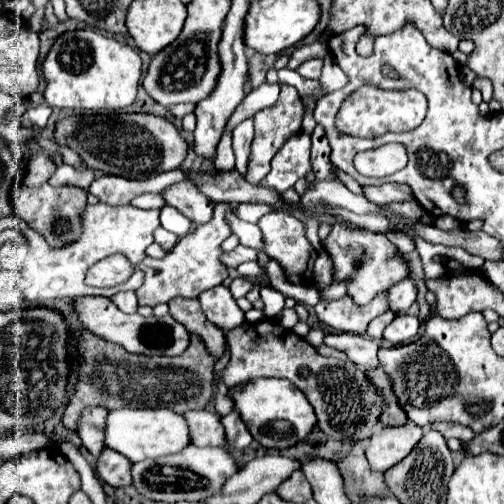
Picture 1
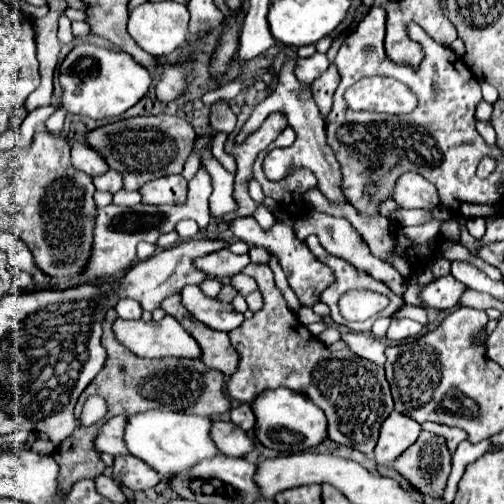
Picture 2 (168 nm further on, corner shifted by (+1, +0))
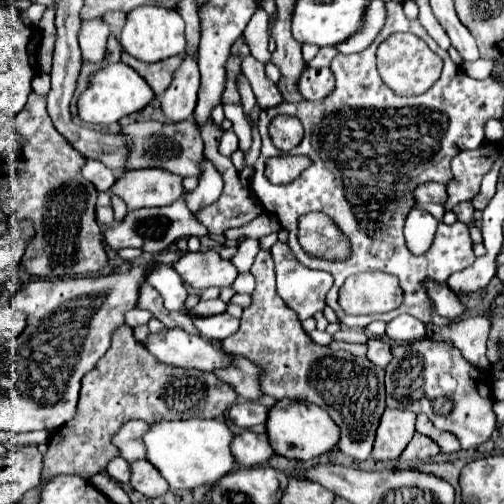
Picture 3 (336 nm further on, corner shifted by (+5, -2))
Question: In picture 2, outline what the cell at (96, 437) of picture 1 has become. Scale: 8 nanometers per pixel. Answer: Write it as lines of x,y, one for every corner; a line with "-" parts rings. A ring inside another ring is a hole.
115,416
107,420
99,430
99,438
95,440
97,450
113,456
127,454
127,446
123,444
123,426
127,426
127,416

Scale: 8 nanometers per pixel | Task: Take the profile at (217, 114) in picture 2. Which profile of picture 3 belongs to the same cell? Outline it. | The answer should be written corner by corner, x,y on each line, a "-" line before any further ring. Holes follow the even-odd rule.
225,130
225,134
221,136
219,152
221,152
221,154
225,154
225,156
231,156
231,152
233,152
233,150
237,150
237,146
239,146
239,140
237,140
235,132
233,132
233,130

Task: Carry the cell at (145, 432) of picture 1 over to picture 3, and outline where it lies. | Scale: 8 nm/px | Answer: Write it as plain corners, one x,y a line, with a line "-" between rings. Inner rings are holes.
163,420
149,426
141,436
147,460
163,474
171,488
199,488
217,482
221,474
233,470
233,456
229,450
233,432
223,420

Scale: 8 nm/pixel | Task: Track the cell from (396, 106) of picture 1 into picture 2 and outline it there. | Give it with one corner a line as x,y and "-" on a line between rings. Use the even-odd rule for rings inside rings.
365,78
353,84
345,92
347,106
351,110
375,110
375,112
411,112
417,106
413,92
399,84
397,80
383,78

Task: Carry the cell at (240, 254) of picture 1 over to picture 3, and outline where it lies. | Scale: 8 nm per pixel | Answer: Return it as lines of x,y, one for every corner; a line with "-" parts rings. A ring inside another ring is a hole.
213,248
207,252
183,254
173,268
185,280
185,284
193,286
195,290
205,290
209,286
231,286
239,274
233,262
221,258

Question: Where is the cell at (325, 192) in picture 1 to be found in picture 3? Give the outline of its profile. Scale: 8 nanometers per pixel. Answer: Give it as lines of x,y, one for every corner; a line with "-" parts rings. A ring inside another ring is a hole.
411,210
405,220
405,242
409,251
418,256
431,246
437,229
437,220
423,210

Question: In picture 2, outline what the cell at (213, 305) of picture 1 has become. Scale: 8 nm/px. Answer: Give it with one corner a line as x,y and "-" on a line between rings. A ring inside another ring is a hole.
197,286
181,288
181,304
187,312
205,326
221,332
231,332
243,322
243,314
225,308
219,300
207,298

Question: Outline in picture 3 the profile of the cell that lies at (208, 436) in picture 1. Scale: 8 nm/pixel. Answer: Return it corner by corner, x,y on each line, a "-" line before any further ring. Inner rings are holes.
245,430
243,434
233,436
231,454
235,458
235,464
249,468
249,466
265,462
273,454
273,450
267,442
267,434
255,434
251,430

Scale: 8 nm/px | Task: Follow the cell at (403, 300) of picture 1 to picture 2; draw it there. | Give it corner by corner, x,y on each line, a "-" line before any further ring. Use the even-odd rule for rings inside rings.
451,274
437,278
435,282
431,282
429,286
423,288
421,298
425,300
425,304
429,308
437,308
437,310
449,310
453,306
459,304
459,296
467,290
465,284
459,284

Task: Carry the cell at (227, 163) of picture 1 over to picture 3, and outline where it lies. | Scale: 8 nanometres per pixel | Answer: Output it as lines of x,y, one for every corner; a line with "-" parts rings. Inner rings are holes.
183,192
183,196
179,200
175,200
169,206
161,206
161,208
139,208
139,210
129,210
127,216
115,224
103,230
103,238
105,244
113,250
119,252
121,248
143,248
149,254
159,254
159,250
165,250
171,246
171,242
179,240
179,238
187,238
187,236
205,236
207,228
197,220
197,216
187,208
187,194

